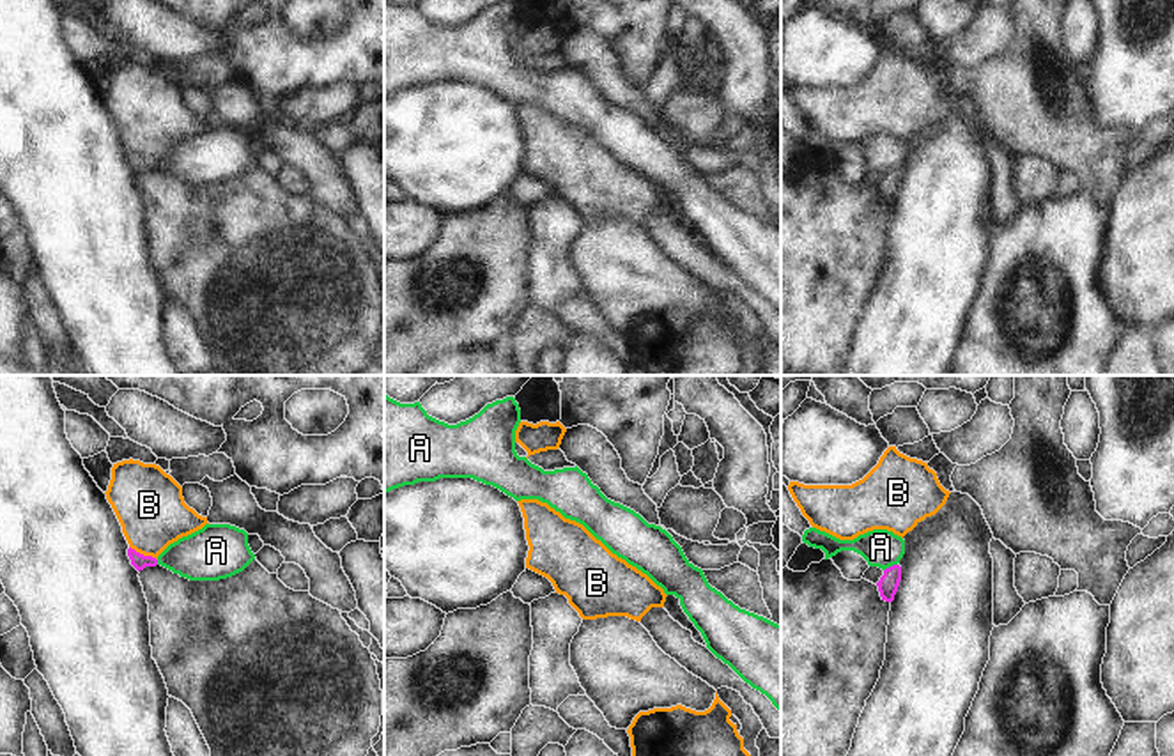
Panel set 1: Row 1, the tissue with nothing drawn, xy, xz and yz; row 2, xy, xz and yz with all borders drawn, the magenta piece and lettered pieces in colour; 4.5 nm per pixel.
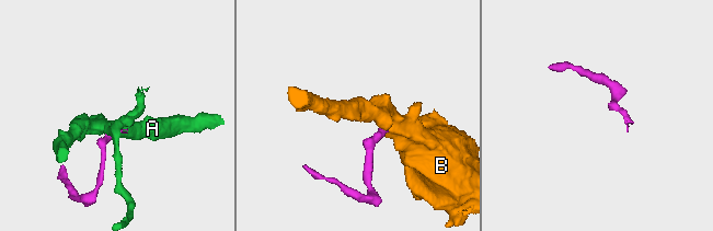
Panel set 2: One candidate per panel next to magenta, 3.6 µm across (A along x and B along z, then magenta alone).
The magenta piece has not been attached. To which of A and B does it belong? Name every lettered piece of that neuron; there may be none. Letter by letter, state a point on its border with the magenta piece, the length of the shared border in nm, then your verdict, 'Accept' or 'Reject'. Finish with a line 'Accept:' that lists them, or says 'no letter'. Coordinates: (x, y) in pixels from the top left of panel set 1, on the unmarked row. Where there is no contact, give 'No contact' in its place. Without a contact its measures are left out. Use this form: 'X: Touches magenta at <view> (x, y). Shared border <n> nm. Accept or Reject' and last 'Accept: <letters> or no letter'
A: Touches magenta at yz (889, 170). Shared border 70 nm. Reject
B: Touches magenta at xy (142, 158). Shared border 140 nm. Accept
Accept: B

